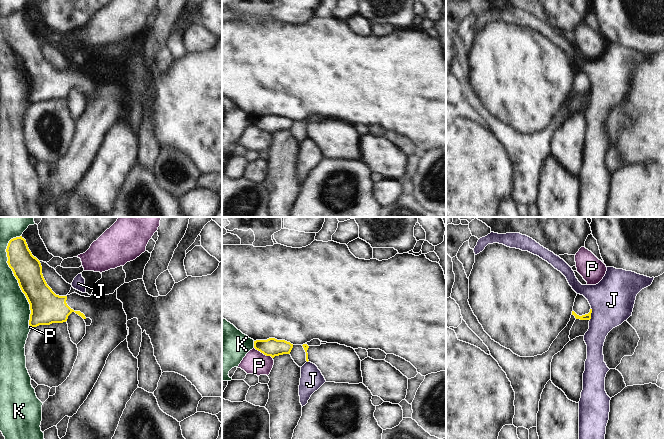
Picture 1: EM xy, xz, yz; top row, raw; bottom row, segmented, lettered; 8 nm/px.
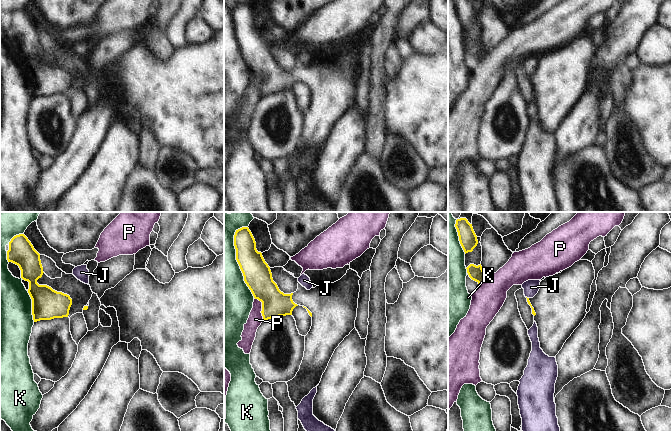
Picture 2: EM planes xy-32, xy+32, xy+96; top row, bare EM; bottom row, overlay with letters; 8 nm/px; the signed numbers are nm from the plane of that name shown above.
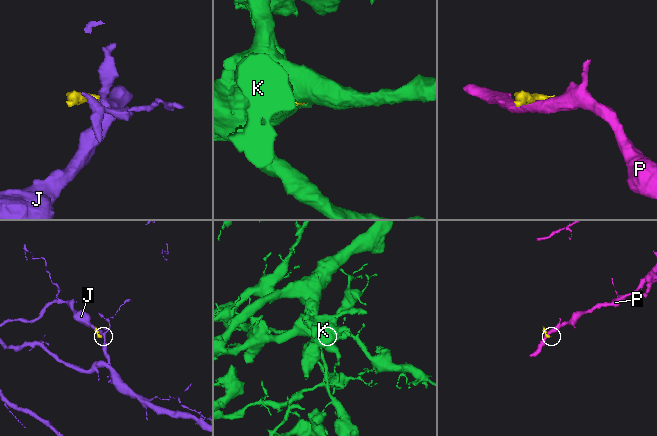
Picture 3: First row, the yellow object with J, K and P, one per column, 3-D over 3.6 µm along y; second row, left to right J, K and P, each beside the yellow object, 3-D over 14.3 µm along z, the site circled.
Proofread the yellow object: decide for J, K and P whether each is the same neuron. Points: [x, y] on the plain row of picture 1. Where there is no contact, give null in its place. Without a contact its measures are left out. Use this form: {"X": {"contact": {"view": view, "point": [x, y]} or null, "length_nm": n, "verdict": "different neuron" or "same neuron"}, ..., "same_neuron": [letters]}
{"J": {"contact": {"view": "yz", "point": [590, 90]}, "length_nm": 100, "verdict": "different neuron"}, "K": {"contact": {"view": "xy", "point": [27, 75]}, "length_nm": 420, "verdict": "different neuron"}, "P": {"contact": {"view": "xz", "point": [263, 129]}, "length_nm": 180, "verdict": "different neuron"}, "same_neuron": []}

